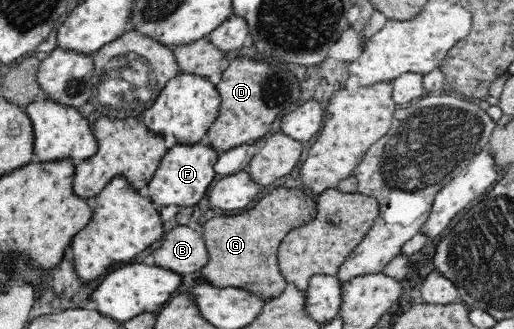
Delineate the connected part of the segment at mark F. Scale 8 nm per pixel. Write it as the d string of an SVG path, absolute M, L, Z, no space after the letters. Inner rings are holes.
M170 143L166 154L160 161L160 166L156 169L152 180L148 182L148 196L155 204L160 206L194 206L198 204L208 192L211 184L218 178L215 171L215 164L218 160L219 152L208 145L178 144Z

